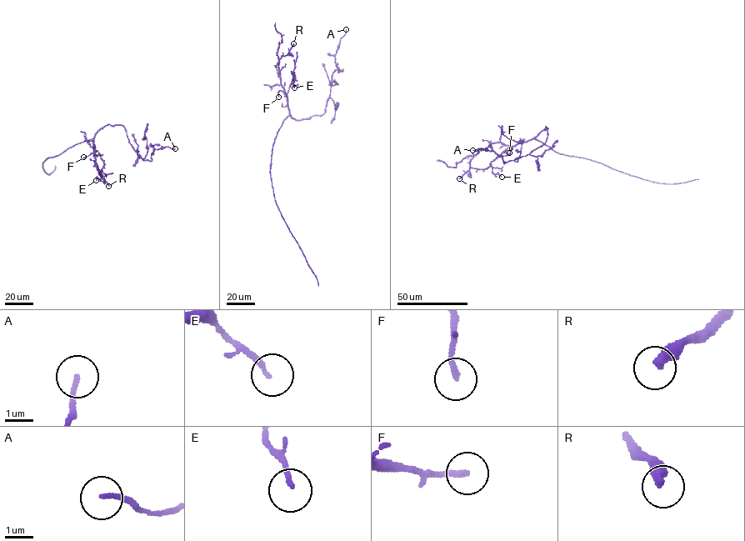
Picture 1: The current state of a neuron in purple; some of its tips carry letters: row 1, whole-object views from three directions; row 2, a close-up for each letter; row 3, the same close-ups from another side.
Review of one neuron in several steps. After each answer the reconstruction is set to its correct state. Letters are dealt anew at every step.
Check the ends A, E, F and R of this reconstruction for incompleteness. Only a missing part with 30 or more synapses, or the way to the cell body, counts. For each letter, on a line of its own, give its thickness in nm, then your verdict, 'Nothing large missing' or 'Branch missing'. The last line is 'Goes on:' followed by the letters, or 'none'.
A: Thickness 150 nm. Nothing large missing
E: Thickness 140 nm. Nothing large missing
F: Thickness 200 nm. Nothing large missing
R: Thickness 400 nm. Nothing large missing
Goes on: none

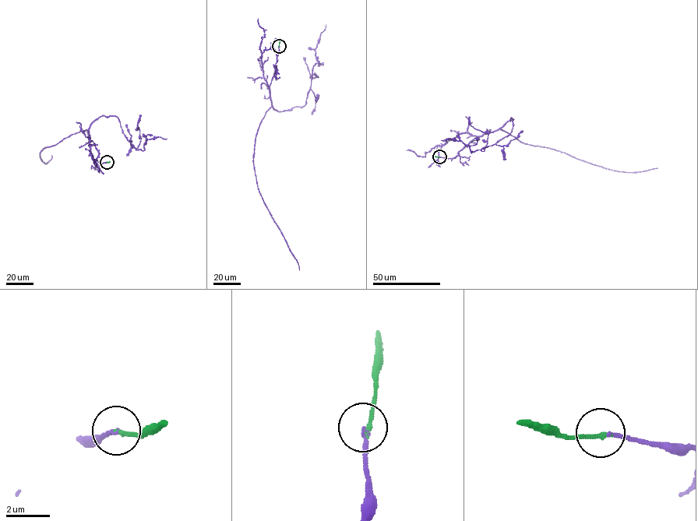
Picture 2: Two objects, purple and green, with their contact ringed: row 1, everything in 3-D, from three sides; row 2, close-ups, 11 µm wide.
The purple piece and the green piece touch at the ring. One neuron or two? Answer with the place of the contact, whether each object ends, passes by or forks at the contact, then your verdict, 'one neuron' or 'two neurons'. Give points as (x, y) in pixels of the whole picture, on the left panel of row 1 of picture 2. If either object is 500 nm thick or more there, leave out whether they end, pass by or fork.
at (107, 162); purple ends there; green ends there; one neuron

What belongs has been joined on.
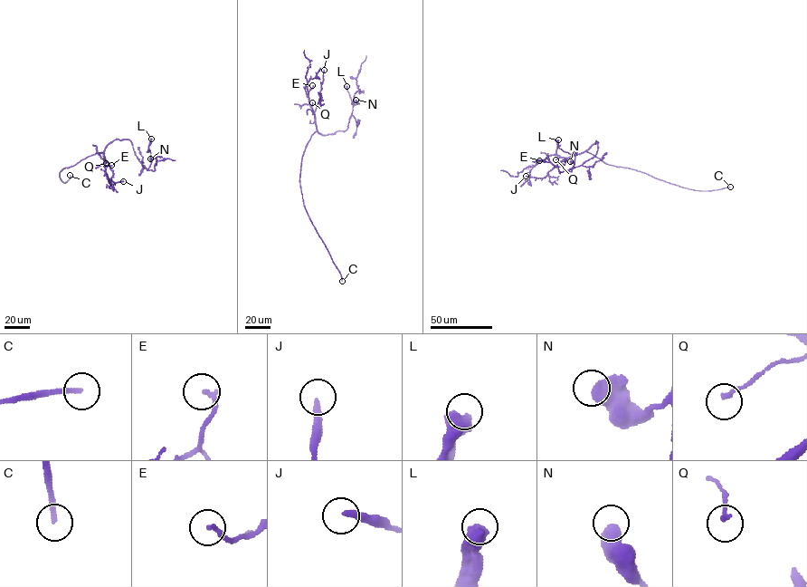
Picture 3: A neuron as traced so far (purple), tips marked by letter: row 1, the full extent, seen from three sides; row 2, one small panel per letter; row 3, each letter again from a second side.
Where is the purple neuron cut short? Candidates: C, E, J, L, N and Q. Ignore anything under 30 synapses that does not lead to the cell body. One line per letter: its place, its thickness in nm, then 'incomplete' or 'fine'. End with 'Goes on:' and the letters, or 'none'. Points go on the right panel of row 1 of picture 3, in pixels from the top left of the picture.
C: (730, 187) | 220 nm | incomplete
E: (539, 160) | 170 nm | fine
J: (526, 176) | 280 nm | fine
L: (558, 139) | 650 nm | fine
N: (570, 161) | 650 nm | fine
Q: (555, 159) | 160 nm | fine
Goes on: C

